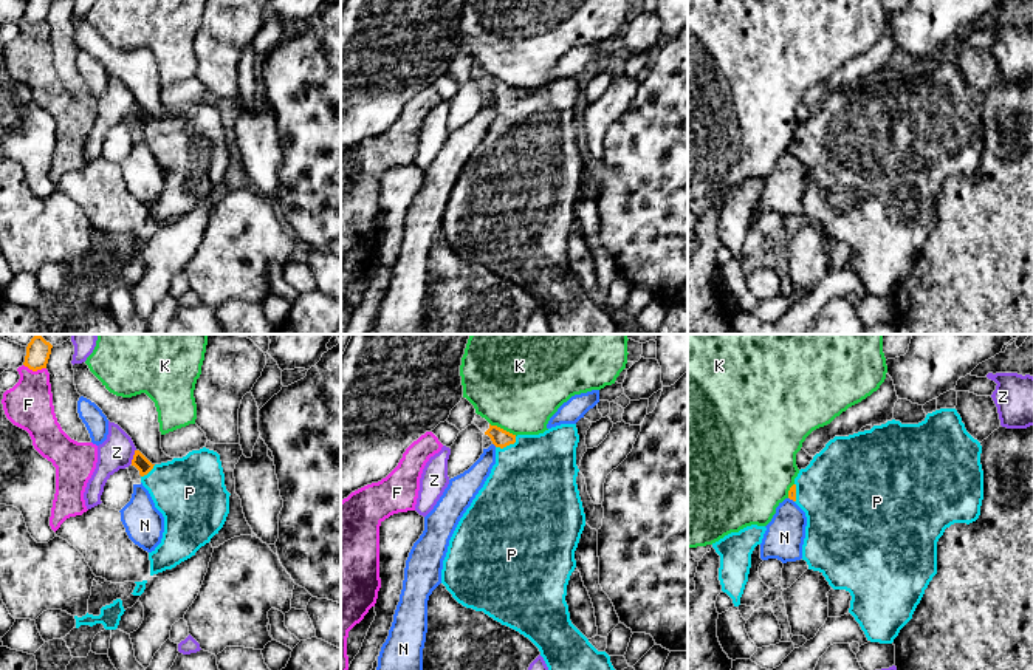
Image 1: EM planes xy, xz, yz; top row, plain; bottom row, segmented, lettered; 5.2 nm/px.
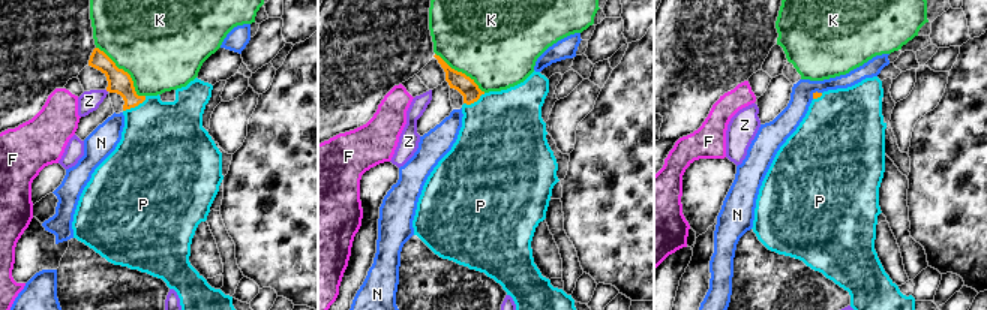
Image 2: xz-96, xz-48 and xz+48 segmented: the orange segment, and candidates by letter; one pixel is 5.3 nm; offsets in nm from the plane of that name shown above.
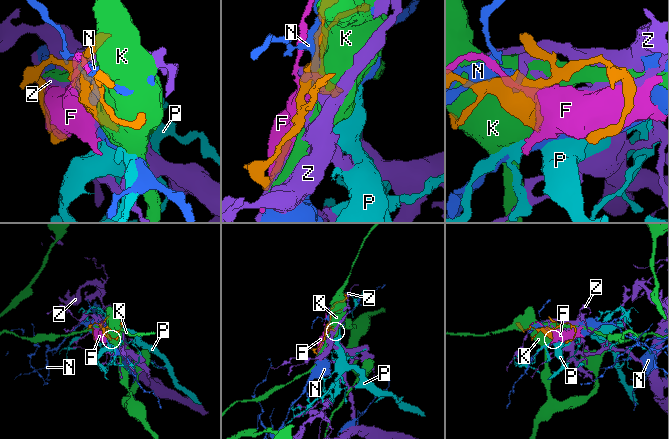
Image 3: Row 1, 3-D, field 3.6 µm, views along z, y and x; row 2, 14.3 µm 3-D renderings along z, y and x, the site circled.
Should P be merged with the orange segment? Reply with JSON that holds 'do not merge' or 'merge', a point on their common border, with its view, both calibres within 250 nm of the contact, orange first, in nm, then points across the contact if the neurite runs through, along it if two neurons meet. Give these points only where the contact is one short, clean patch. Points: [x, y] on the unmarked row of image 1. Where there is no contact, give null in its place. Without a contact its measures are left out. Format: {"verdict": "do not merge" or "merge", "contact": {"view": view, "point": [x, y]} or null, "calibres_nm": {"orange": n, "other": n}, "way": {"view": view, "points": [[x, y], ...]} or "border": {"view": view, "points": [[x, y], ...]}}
{"verdict": "merge", "contact": {"view": "xz", "point": [507, 98]}, "calibres_nm": {"orange": 100, "other": 440}, "way": {"view": "xz", "points": [[501, 92], [507, 98], [533, 138]]}}

